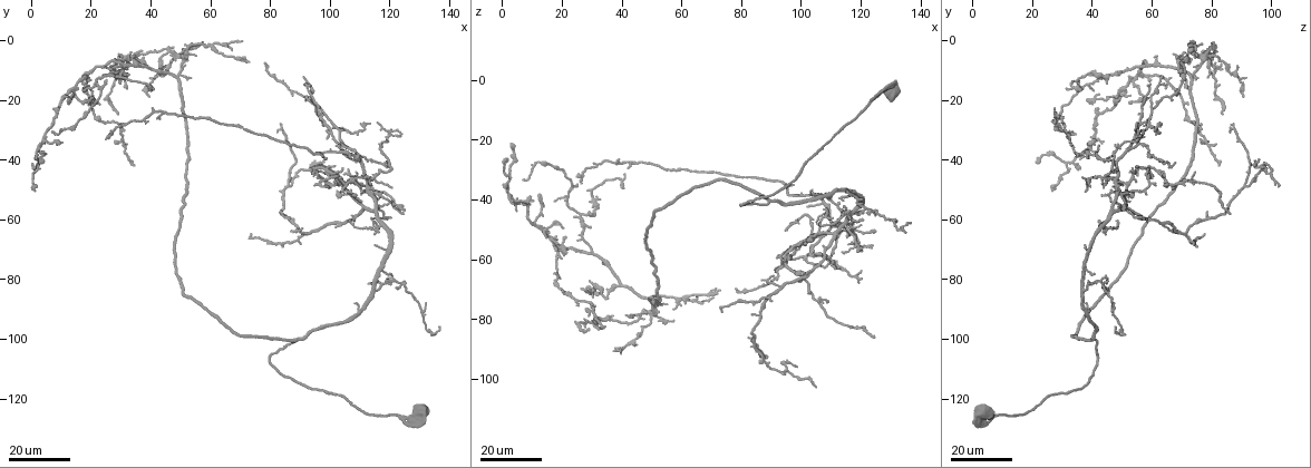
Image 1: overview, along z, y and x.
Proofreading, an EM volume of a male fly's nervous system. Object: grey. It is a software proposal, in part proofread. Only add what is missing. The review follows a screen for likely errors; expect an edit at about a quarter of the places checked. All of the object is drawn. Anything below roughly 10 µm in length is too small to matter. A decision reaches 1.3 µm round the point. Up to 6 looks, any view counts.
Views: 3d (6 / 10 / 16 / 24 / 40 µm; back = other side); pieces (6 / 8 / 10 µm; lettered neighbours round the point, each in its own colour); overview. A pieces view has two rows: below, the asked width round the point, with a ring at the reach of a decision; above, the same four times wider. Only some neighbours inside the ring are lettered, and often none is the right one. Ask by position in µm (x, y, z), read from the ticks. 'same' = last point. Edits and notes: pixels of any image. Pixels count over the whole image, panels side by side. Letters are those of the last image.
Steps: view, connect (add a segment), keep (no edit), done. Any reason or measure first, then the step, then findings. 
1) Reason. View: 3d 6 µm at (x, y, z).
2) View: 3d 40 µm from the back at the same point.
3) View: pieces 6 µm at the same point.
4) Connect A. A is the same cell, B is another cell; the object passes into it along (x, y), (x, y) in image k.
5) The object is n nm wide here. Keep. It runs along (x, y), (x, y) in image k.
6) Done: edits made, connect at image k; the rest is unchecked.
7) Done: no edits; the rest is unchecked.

An open end. View: 3d 16 µm at (79, 8, 70).

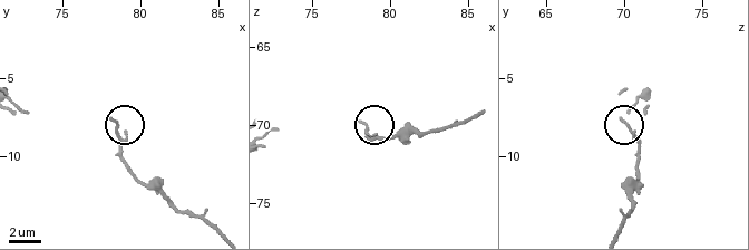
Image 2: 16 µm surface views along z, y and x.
What lies round it. View: pieces 10 µm at (78.2, 7.8, 69.8).

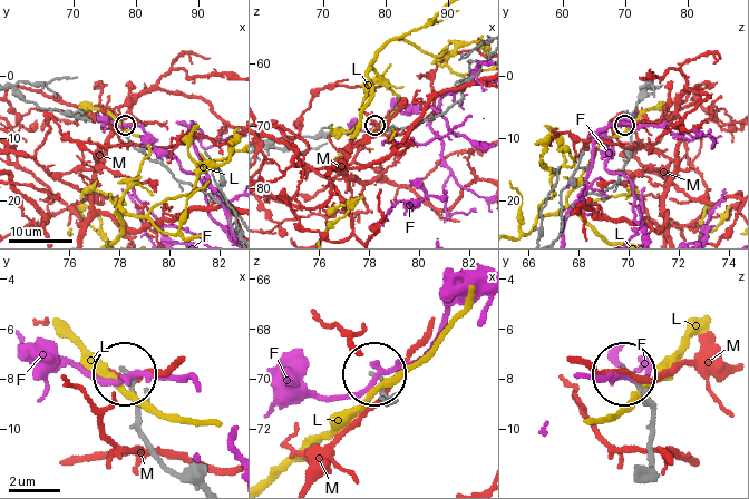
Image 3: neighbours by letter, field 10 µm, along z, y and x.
The object is 150 nm wide here. Keep. F, L and M are other cells; none of them fits.

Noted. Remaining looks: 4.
Tapers out. View: 3d 24 µm at (23, 22, 71).

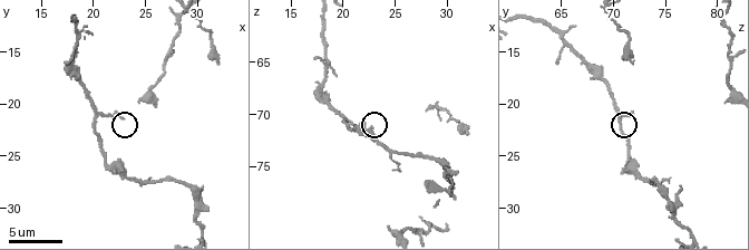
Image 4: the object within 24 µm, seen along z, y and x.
What lies round it. View: pieces 8 µm at (22.8, 21.4, 72.0).

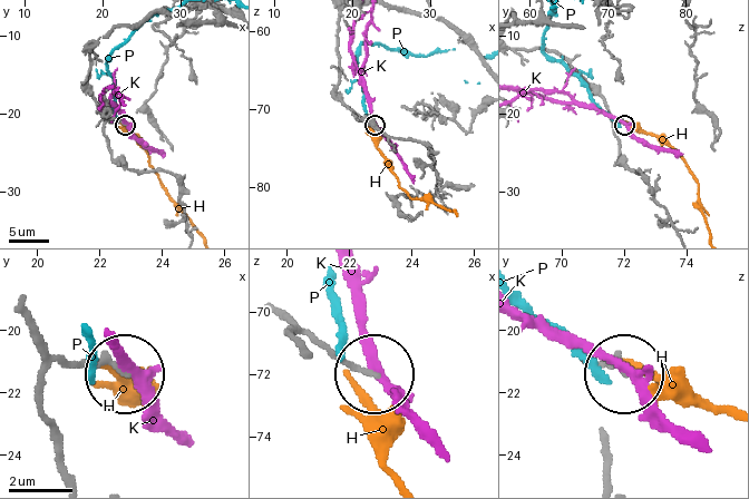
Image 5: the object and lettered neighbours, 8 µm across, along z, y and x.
Keep. H, K and P are other cells; it runs along (33, 333), (60, 360), (122, 373) in image 5; no lettered segment goes on from it.

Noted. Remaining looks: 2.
Tapers out. View: 3d 24 µm at (34, 4, 71).

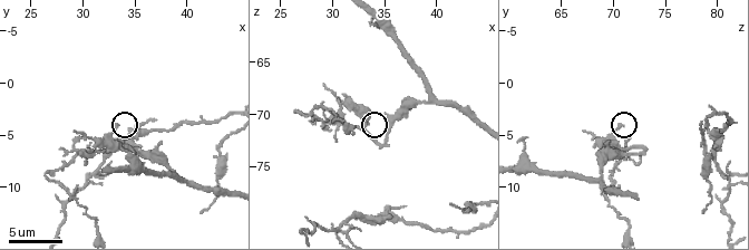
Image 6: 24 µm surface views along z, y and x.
View: pieces 10 µm at (33.2, 4.2, 71.0).

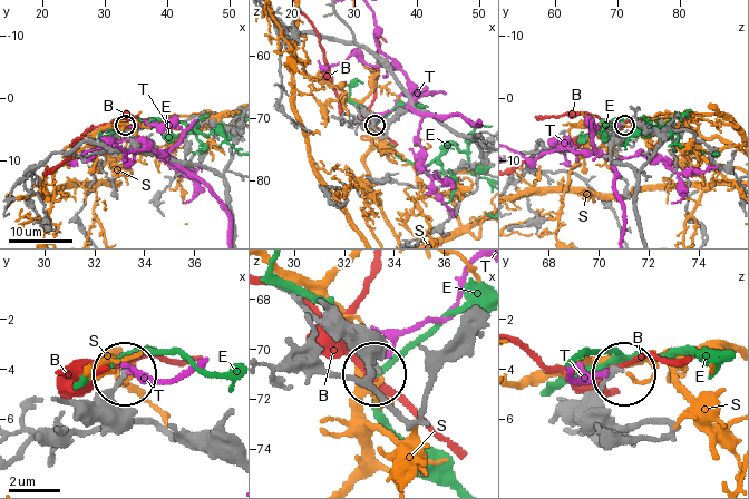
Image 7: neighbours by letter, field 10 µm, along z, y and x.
The object is 190 nm wide here. Keep. B, E, S and T are other cells; no lettered segment goes on from it.

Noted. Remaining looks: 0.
Done: no edits; the rest is unchecked.

